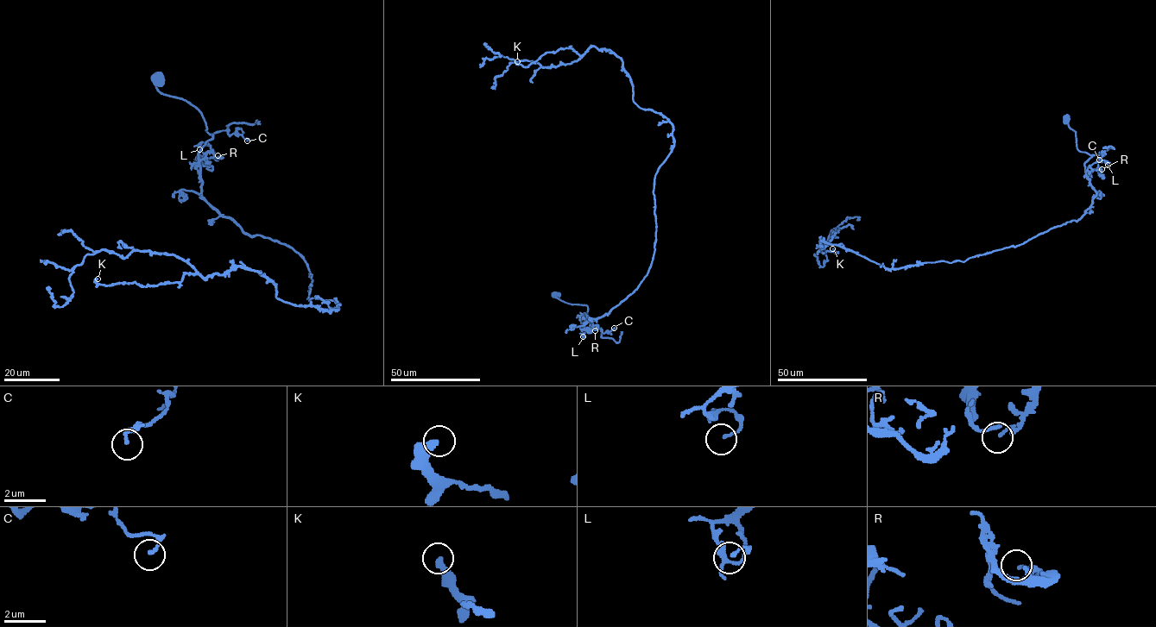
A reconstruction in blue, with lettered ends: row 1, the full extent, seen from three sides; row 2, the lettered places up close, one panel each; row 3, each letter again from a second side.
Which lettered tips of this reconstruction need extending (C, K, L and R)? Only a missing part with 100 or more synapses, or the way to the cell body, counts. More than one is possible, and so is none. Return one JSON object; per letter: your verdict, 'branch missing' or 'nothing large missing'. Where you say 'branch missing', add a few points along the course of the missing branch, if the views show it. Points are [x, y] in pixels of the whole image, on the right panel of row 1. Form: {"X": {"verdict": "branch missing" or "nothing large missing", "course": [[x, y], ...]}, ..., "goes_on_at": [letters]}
{"C": {"verdict": "nothing large missing"}, "K": {"verdict": "nothing large missing"}, "L": {"verdict": "nothing large missing"}, "R": {"verdict": "nothing large missing"}, "goes_on_at": []}

